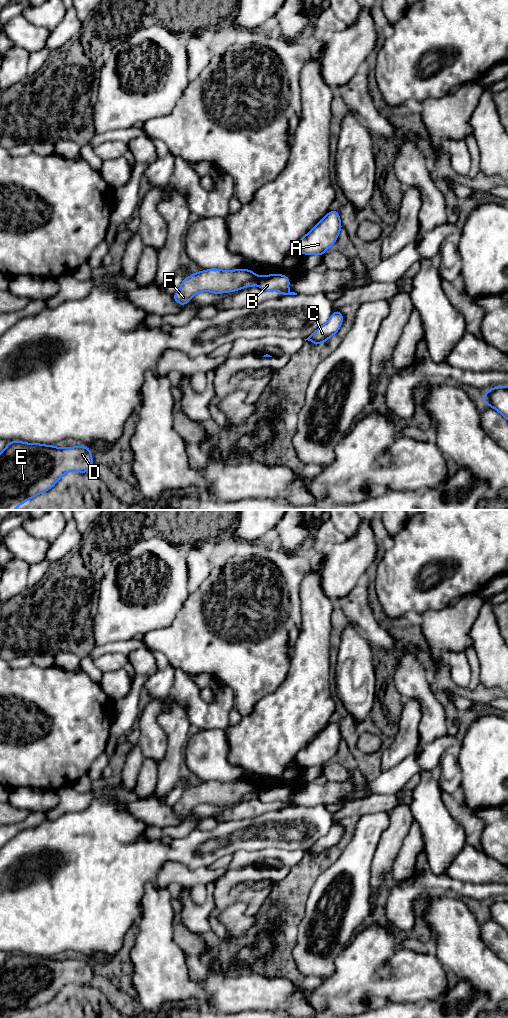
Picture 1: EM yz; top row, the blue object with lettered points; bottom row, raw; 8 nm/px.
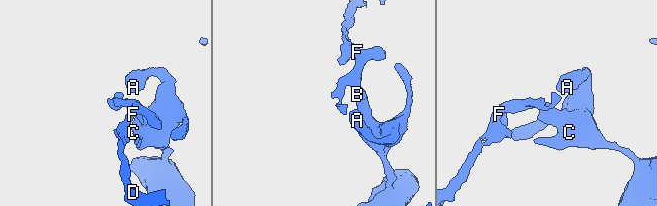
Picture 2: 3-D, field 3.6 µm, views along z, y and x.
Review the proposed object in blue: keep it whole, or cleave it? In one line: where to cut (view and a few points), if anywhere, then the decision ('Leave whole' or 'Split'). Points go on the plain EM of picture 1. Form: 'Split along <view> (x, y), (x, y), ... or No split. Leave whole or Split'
Split along yz (258, 790), (256, 796). Split

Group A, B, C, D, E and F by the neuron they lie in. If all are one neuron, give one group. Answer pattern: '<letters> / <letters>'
A B C / D E F

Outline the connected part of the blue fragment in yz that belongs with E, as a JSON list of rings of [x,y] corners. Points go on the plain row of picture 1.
[[[8,954],[0,965],[0,1018],[19,1018],[53,1000],[67,984],[88,985],[93,978],[92,962],[84,957],[58,960],[55,957]]]

